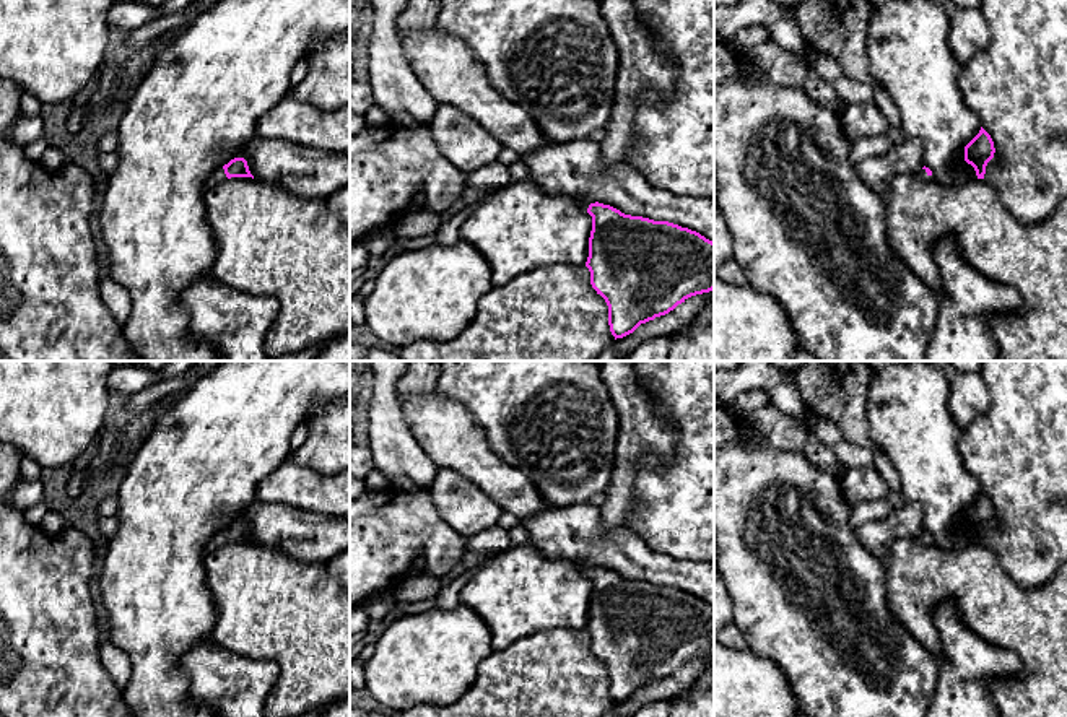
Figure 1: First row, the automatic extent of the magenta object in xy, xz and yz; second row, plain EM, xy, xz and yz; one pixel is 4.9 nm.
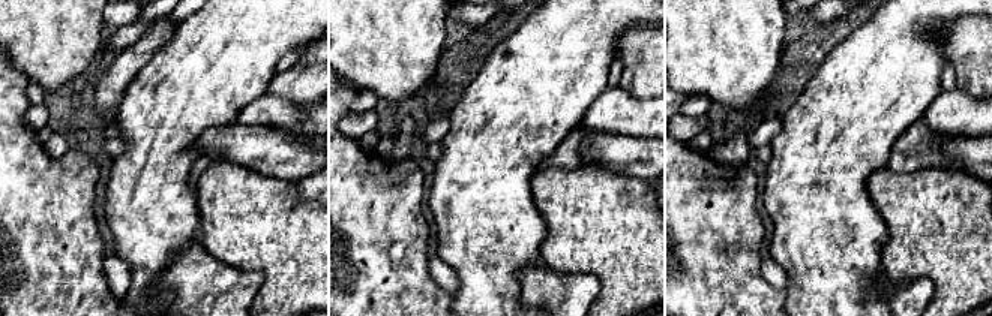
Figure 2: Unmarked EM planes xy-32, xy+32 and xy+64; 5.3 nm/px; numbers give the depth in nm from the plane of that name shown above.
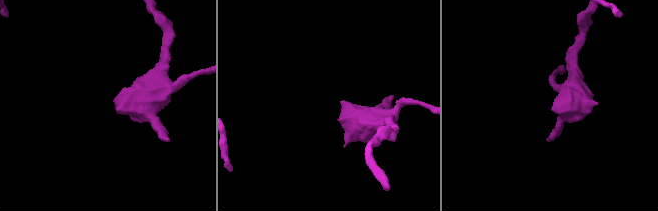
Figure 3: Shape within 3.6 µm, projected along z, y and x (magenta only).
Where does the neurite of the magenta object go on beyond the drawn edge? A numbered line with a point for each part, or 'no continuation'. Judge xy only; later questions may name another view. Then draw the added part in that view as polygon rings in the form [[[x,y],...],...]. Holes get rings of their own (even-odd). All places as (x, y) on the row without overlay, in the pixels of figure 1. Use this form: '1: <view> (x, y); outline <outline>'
1: xy (217, 540); outline [[[223,532],[215,533],[215,535],[208,540],[208,543],[205,545],[203,559],[205,559],[210,553],[213,553],[216,548],[223,546],[224,543],[228,543],[226,538],[224,538],[224,533],[223,533]]]

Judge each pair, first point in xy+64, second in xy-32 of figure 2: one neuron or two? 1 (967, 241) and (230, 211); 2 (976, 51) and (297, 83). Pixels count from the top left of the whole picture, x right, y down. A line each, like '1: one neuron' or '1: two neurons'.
1: one neuron
2: one neuron

